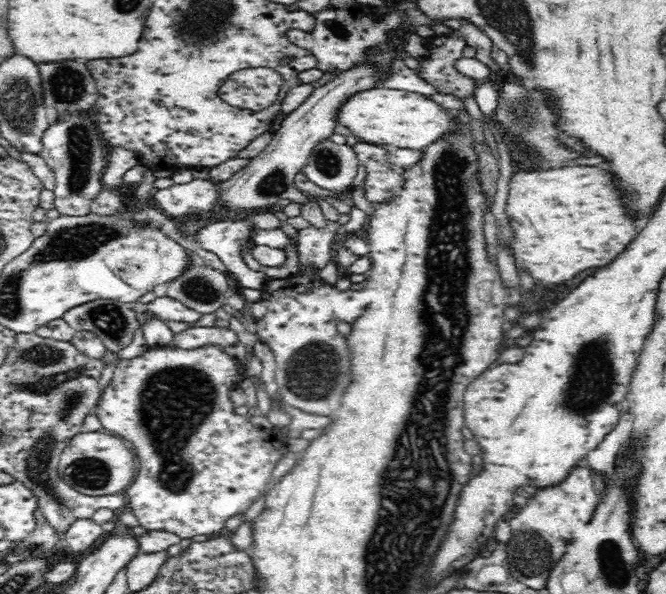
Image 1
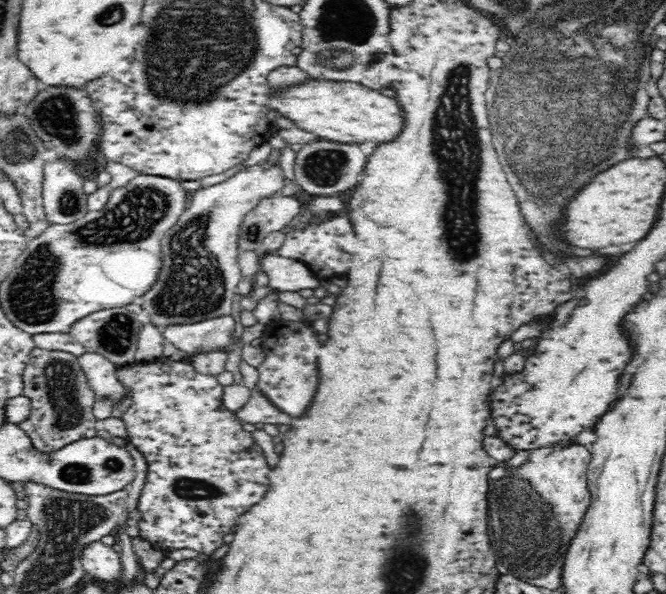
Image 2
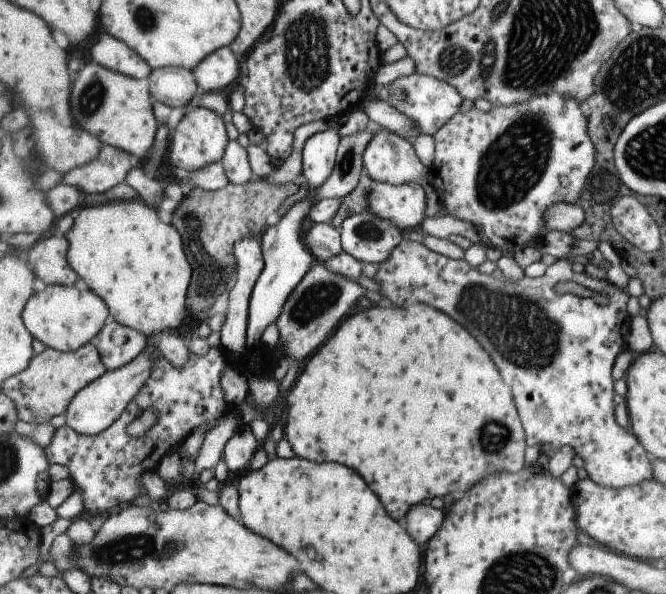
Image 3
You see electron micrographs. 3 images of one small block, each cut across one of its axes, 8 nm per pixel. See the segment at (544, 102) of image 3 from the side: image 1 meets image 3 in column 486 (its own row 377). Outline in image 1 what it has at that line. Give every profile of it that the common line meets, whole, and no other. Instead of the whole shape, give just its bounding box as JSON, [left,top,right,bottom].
[95,343,287,540]

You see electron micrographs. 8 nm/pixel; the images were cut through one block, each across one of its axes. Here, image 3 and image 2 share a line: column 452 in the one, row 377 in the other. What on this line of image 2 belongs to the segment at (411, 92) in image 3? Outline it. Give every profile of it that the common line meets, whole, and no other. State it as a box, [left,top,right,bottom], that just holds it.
[78,352,132,419]

